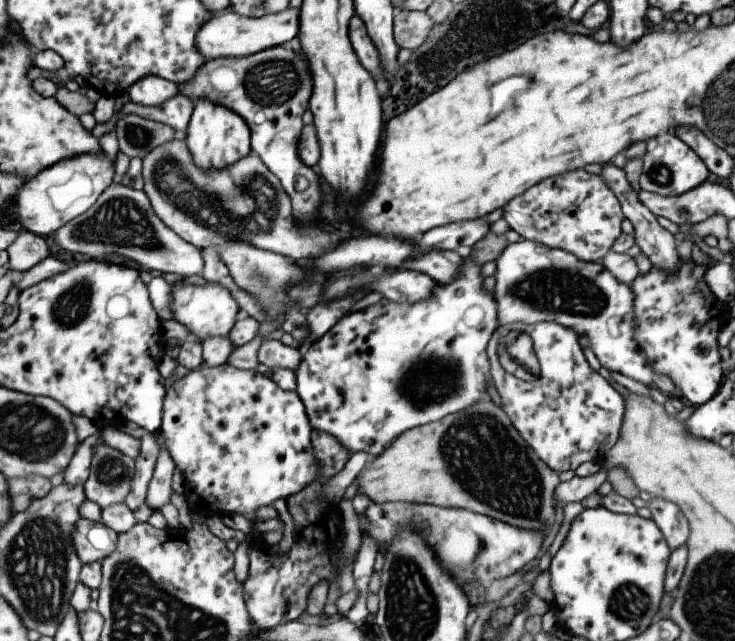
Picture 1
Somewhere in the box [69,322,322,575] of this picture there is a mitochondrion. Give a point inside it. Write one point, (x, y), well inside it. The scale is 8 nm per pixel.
(112, 472)

